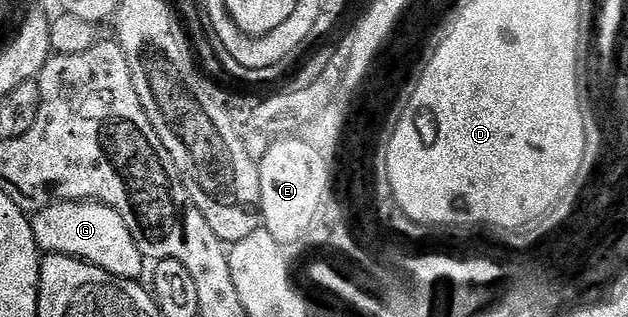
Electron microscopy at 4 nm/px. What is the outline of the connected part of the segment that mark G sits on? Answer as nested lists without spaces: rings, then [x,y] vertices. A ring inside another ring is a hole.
[[[68,202],[50,204],[30,217],[31,229],[40,249],[47,254],[74,256],[96,264],[115,276],[124,278],[132,275],[131,267],[135,260],[129,253],[123,252],[125,229],[118,212],[108,208],[102,202]]]

